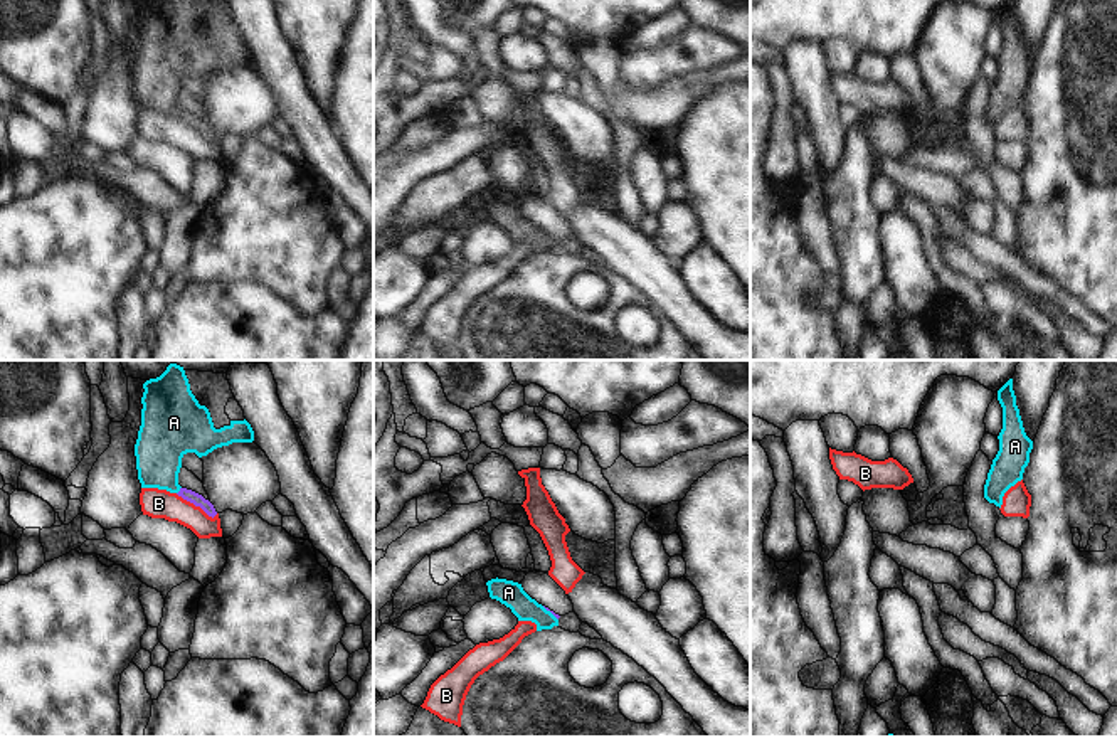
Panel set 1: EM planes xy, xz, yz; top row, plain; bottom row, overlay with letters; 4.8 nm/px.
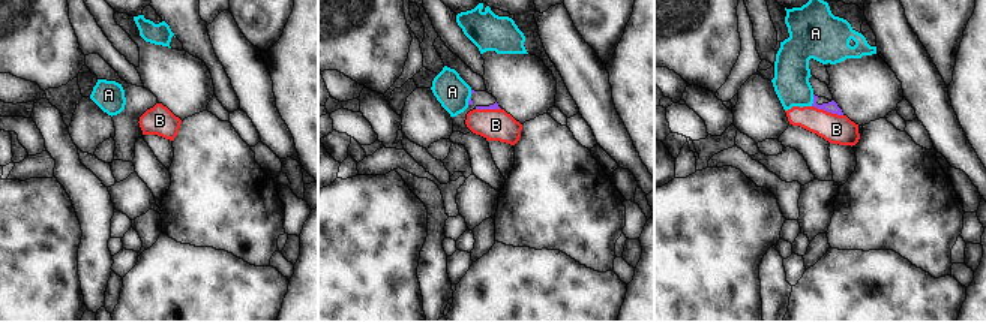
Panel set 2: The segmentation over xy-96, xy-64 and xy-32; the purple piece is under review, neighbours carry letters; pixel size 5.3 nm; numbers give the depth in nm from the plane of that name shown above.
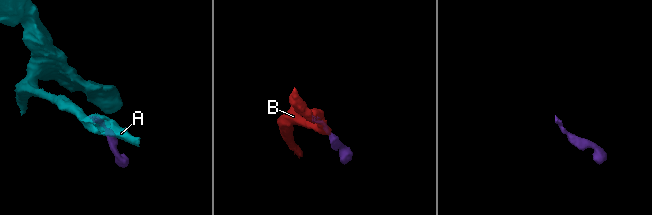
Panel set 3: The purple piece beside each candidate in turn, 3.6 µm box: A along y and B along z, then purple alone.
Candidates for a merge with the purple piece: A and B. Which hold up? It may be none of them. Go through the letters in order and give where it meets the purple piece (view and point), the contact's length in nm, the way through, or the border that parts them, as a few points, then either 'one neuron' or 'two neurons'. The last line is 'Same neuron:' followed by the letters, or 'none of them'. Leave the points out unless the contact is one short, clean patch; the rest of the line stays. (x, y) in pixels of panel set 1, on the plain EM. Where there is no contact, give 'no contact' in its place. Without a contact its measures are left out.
A: contact xy (180, 113); length 40 nm; border xy (180, 110), (177, 116); two neurons
B: contact xy (197, 128); length 220 nm; border xy (175, 116), (199, 128), (212, 140), (217, 137); two neurons
Same neuron: none of them

